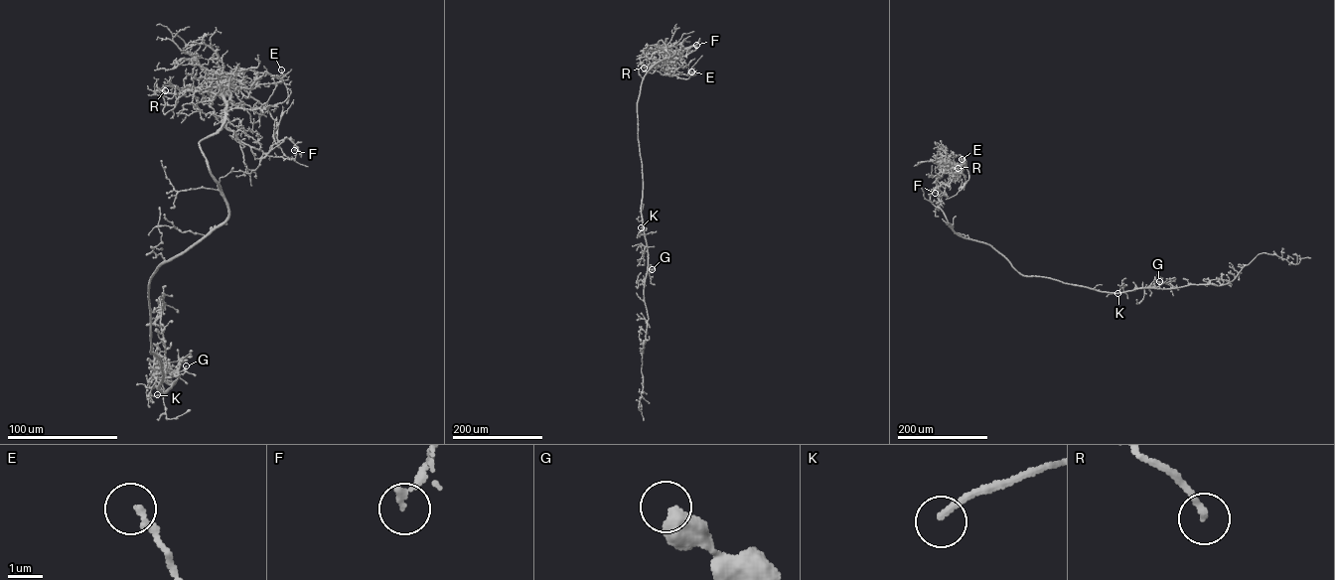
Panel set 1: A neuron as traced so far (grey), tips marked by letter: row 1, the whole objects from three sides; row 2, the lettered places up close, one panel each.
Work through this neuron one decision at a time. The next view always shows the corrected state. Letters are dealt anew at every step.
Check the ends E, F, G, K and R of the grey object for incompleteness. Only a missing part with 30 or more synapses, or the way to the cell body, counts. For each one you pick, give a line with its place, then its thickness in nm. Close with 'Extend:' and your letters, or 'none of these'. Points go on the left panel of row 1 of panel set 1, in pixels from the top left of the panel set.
K: Place: (157, 394). Thickness 190 nm
Extend: K

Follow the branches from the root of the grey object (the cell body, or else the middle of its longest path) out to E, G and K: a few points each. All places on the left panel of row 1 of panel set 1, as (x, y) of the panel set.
E: (158, 359), (149, 281), (227, 216), (199, 142), (223, 122), (234, 70), (276, 85), (281, 70)
G: (158, 359), (163, 373), (158, 389), (163, 393), (186, 365)
K: (158, 359), (163, 375), (158, 388), (162, 394), (157, 394)

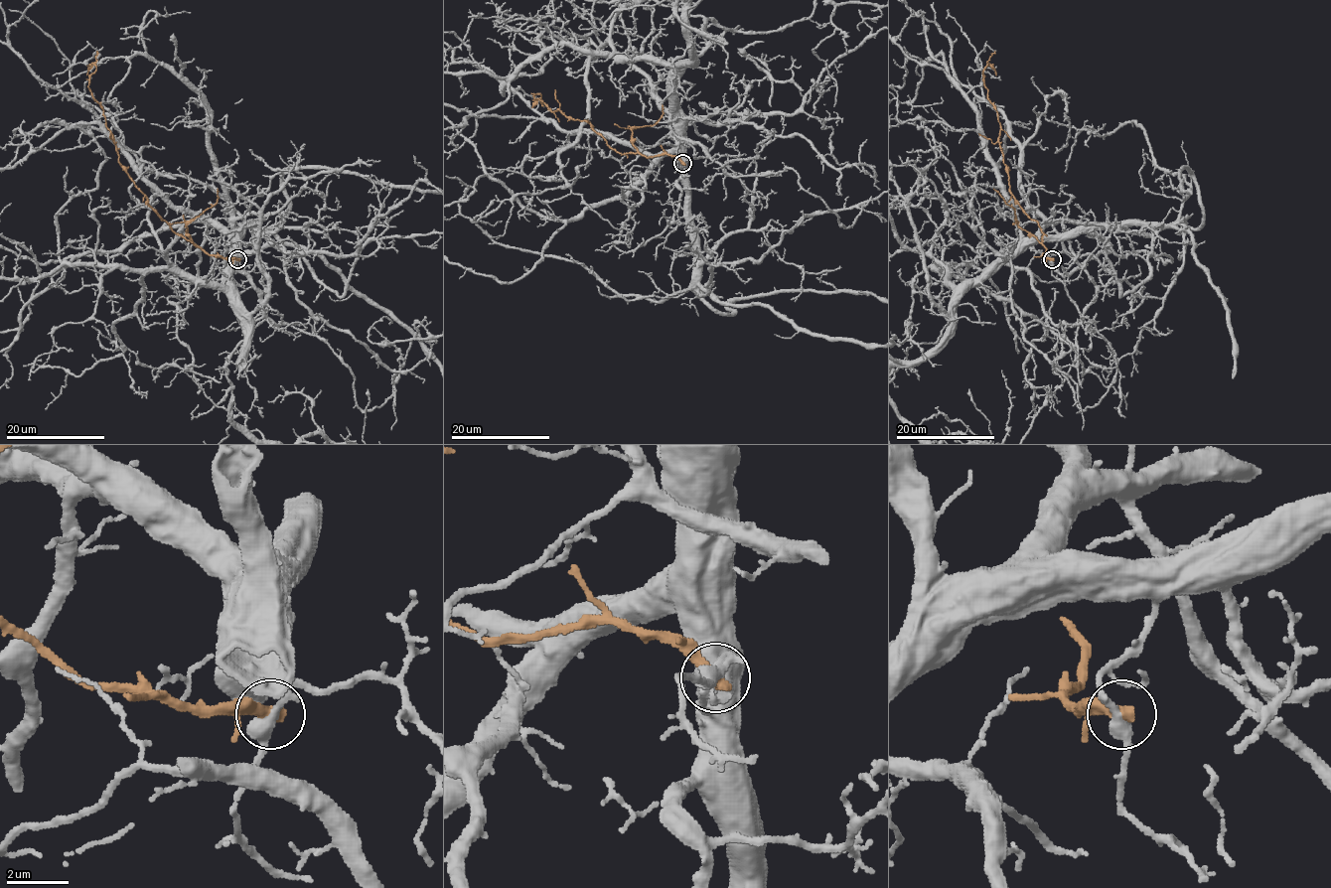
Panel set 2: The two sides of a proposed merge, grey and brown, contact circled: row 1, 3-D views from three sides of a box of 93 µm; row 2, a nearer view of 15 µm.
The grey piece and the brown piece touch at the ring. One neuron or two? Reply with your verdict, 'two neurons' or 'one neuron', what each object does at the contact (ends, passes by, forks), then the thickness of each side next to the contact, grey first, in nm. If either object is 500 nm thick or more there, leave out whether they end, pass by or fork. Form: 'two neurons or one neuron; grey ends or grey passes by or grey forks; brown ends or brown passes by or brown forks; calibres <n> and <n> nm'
two neurons; grey passes by; brown ends; calibres 420 and 440 nm

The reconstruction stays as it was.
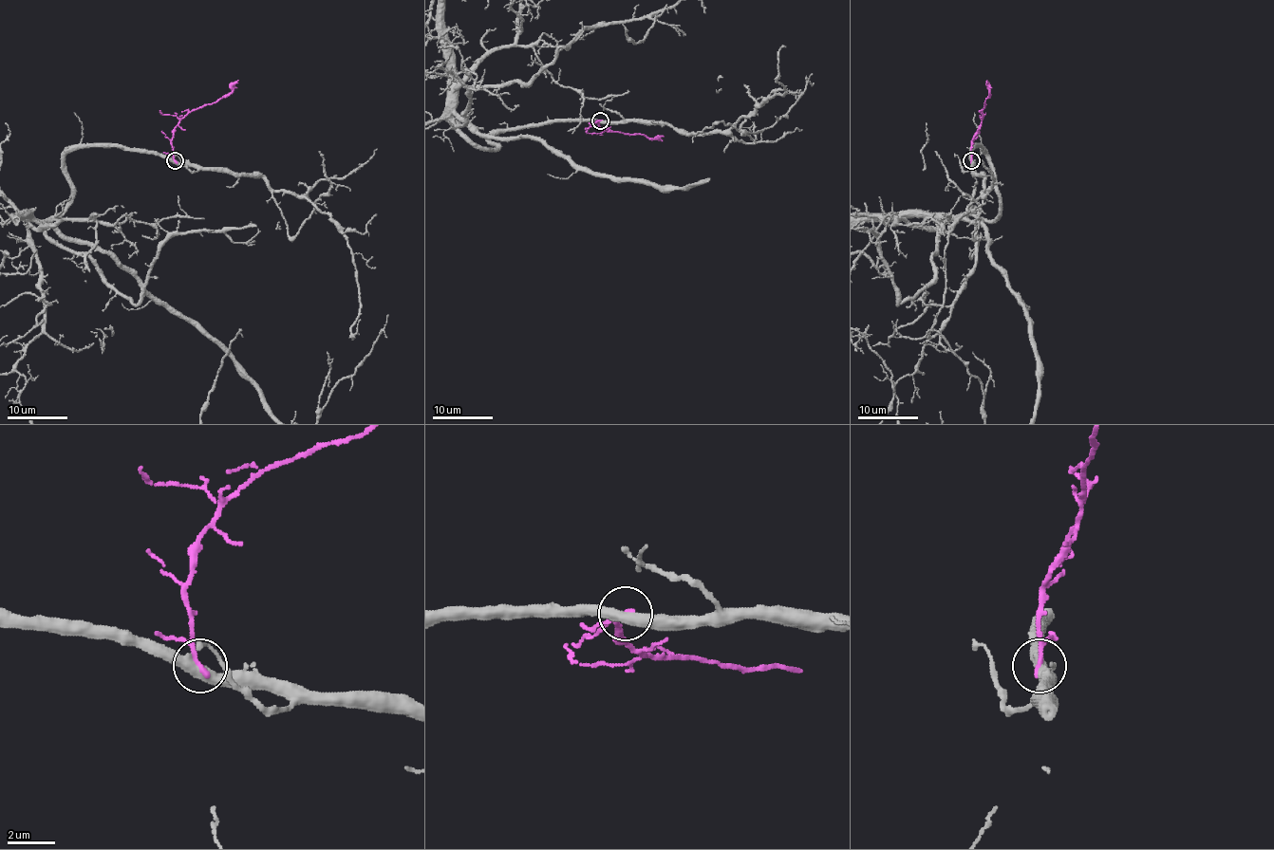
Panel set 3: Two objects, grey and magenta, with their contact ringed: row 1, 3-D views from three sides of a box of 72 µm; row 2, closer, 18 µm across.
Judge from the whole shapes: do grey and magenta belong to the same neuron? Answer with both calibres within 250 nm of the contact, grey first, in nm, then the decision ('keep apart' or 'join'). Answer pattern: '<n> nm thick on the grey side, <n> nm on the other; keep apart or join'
440 nm thick on the grey side, 220 nm on the other; keep apart

